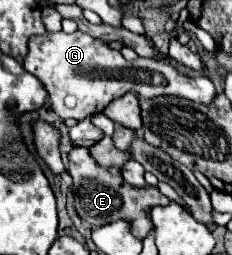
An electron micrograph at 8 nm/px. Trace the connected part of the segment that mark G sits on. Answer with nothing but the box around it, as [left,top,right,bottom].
[24,30,216,120]

